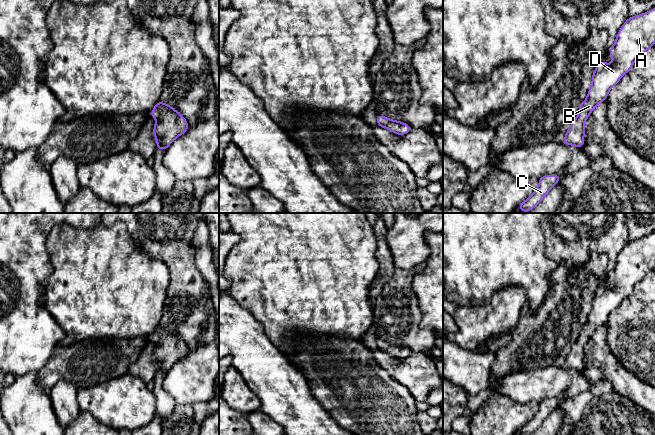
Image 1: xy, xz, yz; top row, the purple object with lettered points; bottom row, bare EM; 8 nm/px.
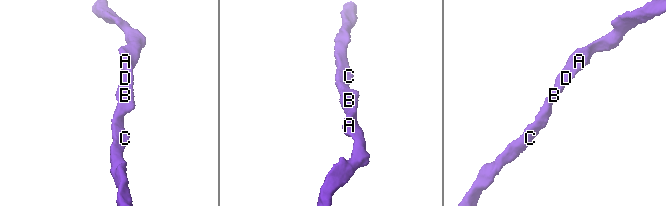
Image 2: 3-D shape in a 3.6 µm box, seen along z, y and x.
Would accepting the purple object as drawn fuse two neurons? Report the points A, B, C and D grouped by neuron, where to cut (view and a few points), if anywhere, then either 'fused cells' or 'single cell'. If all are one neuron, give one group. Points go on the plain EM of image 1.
groups A B C D; cut none; single cell

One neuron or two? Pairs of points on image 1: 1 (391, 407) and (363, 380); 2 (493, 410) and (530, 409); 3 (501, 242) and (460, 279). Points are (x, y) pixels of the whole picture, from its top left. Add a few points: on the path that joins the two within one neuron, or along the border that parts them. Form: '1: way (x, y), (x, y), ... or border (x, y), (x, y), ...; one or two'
1: way (384, 401), (370, 387); one
2: way (502, 410), (521, 410); one
3: way (491, 248), (470, 269); one

